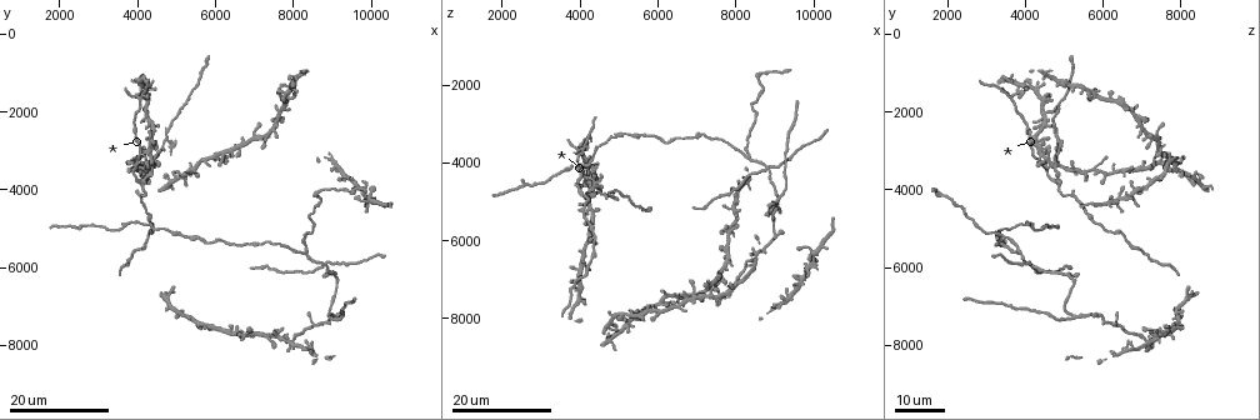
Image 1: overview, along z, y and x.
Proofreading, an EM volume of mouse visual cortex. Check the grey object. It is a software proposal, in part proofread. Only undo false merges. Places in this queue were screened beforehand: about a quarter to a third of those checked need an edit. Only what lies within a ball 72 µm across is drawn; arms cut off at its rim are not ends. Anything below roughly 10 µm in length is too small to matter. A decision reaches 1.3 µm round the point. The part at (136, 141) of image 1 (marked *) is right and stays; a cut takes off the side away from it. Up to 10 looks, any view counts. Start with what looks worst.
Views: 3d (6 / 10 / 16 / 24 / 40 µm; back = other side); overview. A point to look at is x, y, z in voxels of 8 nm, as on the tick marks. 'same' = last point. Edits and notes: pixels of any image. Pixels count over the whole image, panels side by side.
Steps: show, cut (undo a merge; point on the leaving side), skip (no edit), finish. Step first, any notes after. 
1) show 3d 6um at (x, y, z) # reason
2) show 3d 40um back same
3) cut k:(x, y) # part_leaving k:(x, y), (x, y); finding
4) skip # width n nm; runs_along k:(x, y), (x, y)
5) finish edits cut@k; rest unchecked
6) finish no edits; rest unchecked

show 3d 16um at (8850, 5950, 4150) # four or more arms meet

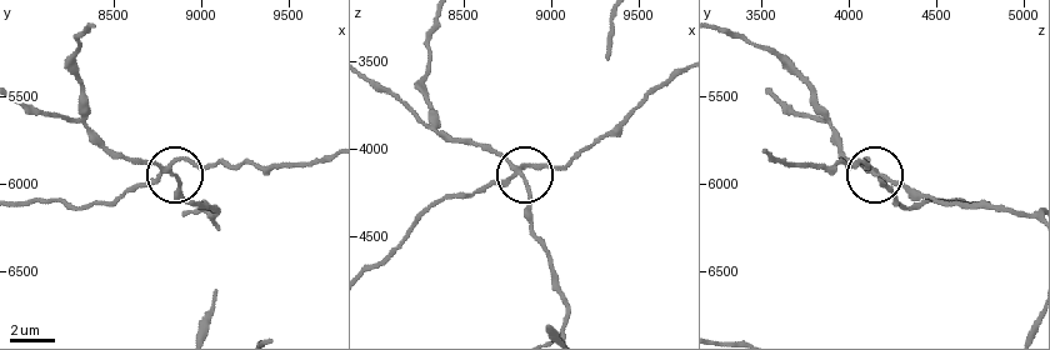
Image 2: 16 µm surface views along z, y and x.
show 3d 6um at (8800, 5940, 4120)

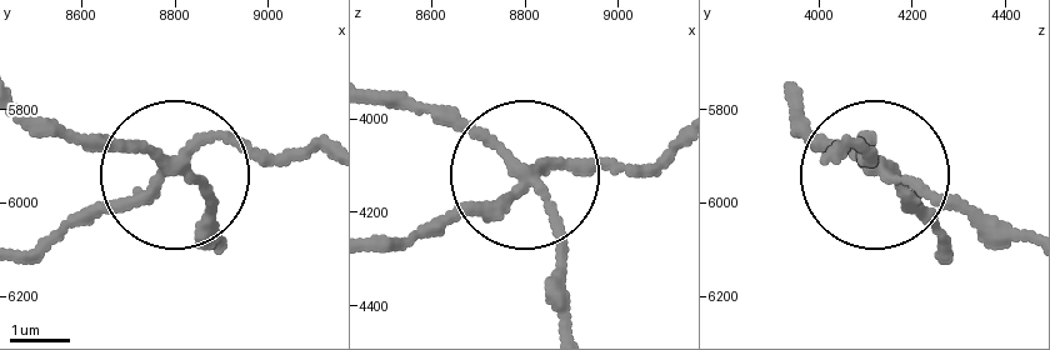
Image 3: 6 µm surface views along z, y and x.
cut 3:(106, 201) # side_arm 20 um; arms 4; two neurons meet here

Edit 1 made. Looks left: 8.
show overview

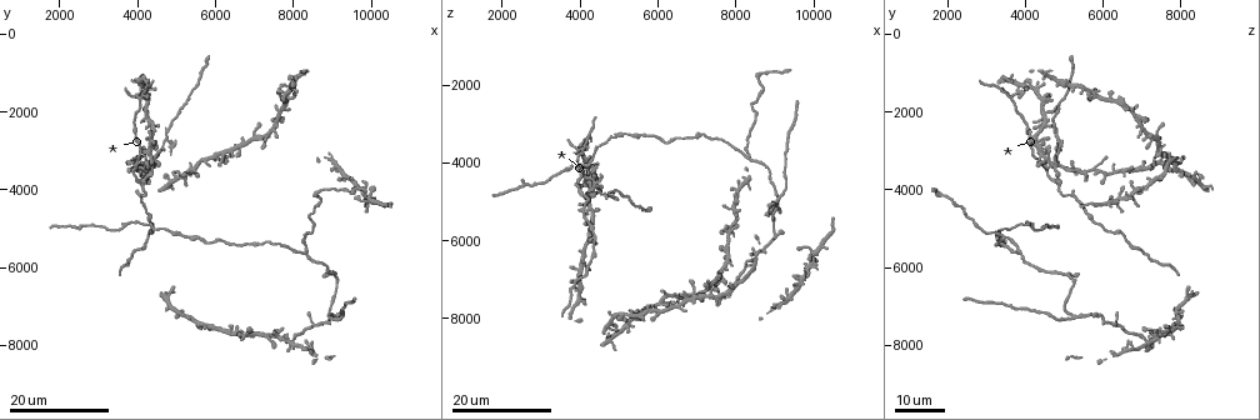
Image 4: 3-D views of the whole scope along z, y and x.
show 3d 16um at (8350, 5600, 3800) # three arms meet

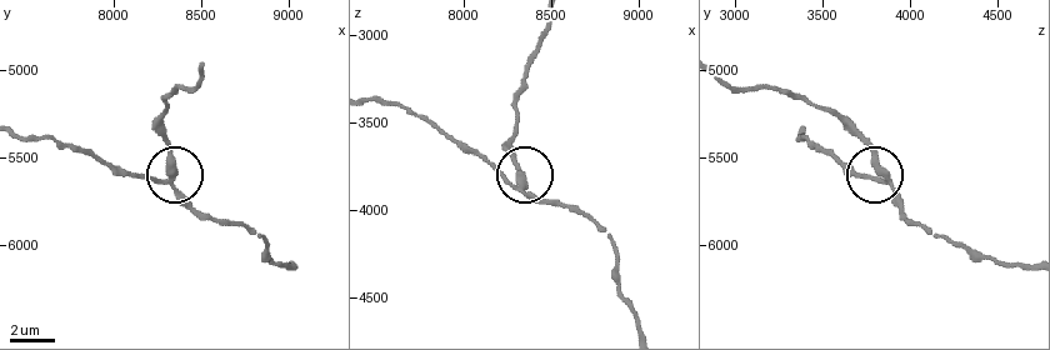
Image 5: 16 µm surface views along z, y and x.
show 3d 10um at (8340, 5620, 3860)

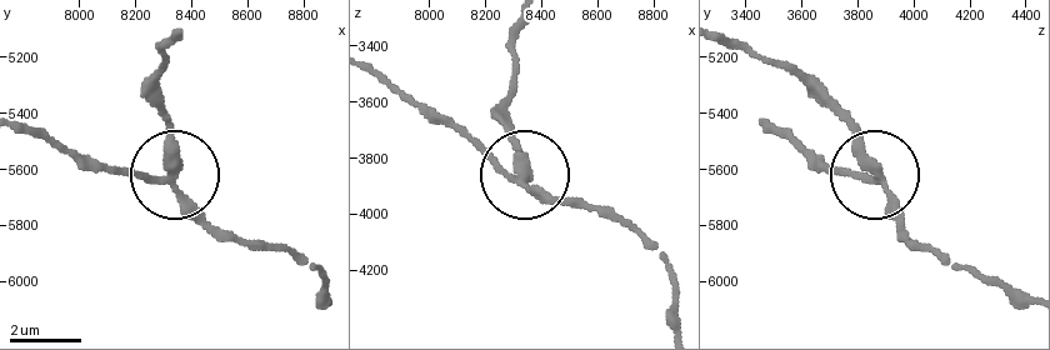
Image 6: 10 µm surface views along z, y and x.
cut 6:(169, 124) # arms 3; a second neuron is stuck on

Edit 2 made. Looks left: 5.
show overview # redraw

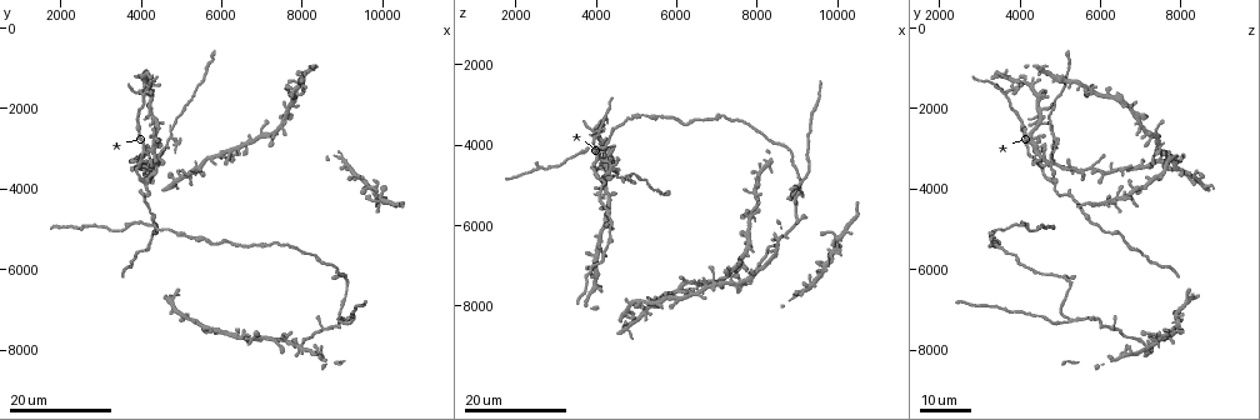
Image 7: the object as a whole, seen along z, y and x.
show 3d 16um at (8900, 7300, 5250)

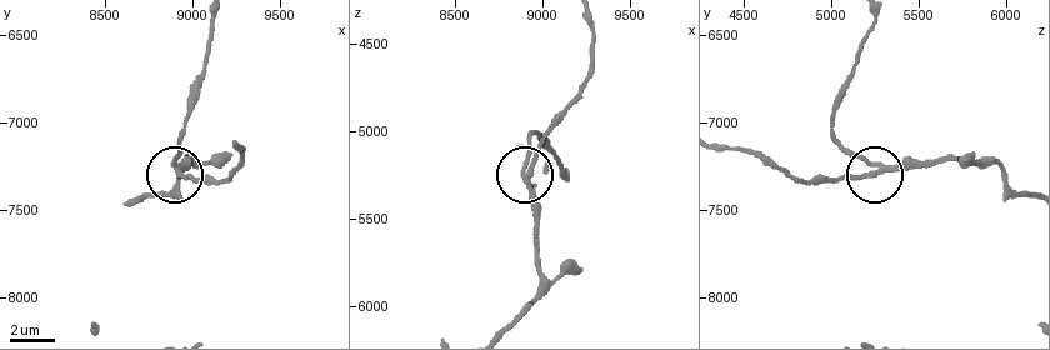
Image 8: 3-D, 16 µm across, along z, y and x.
show 3d 6um at (8940, 7300, 5240)

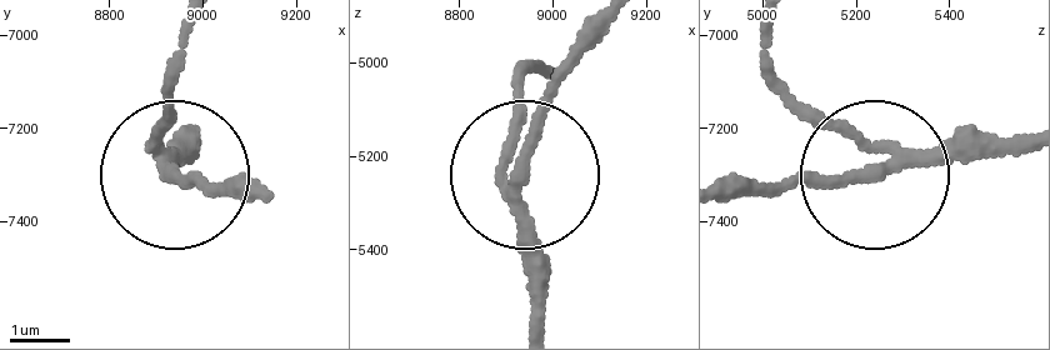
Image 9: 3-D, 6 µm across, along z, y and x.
skip # side_arm 26 um; runs_along 9:(541, 71), (521, 96), (516, 161), (541, 96), (606, 26); continuous, no second neuron

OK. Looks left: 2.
show 3d 24um at (4150, 3800, 4900)

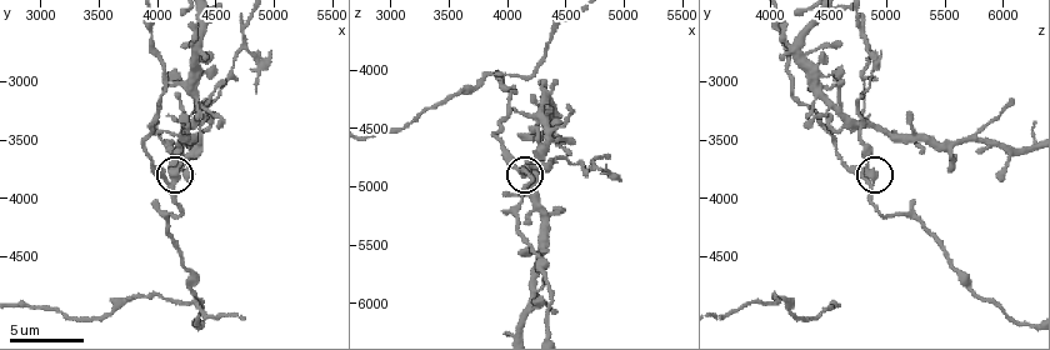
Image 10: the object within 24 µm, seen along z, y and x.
show 3d 10um at (4140, 3780, 4860)

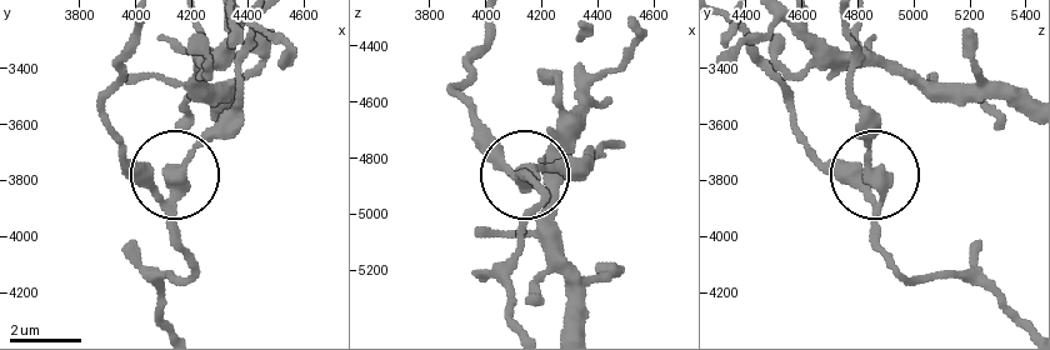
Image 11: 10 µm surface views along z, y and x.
cut 11:(193, 150) # width 340 nm; part_leaving 11:(880, 194), (848, 28); a second neuron is stuck on

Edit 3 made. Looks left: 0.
finish edits cut@3, cut@6, cut@11; rest unchecked

